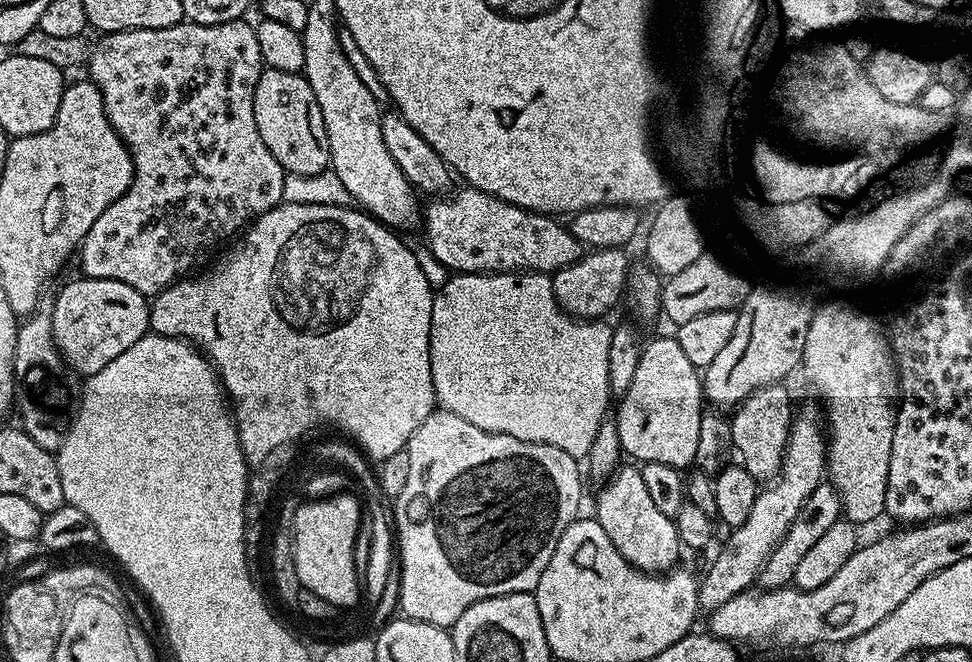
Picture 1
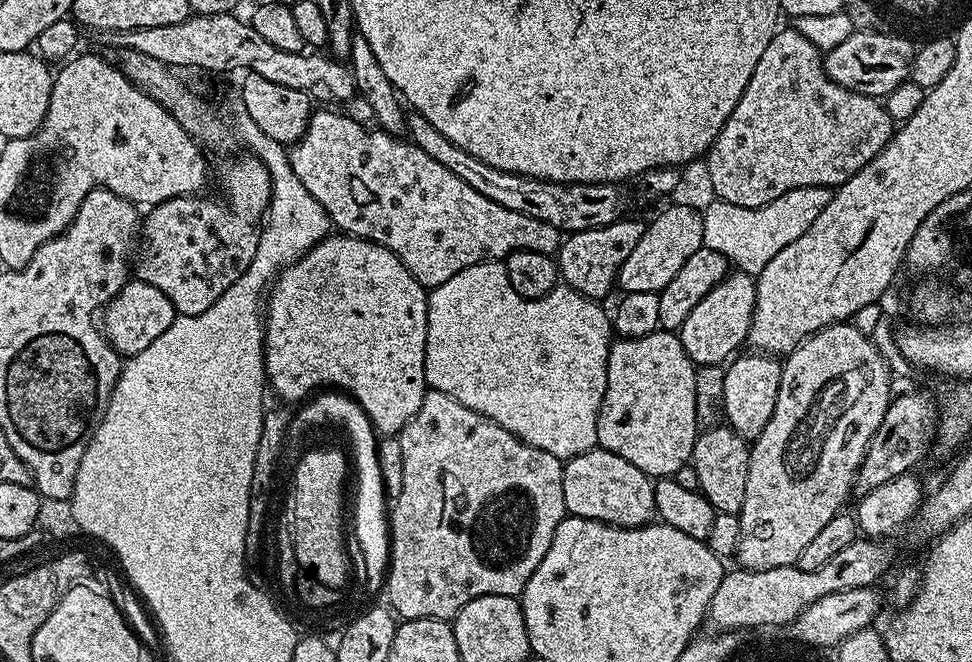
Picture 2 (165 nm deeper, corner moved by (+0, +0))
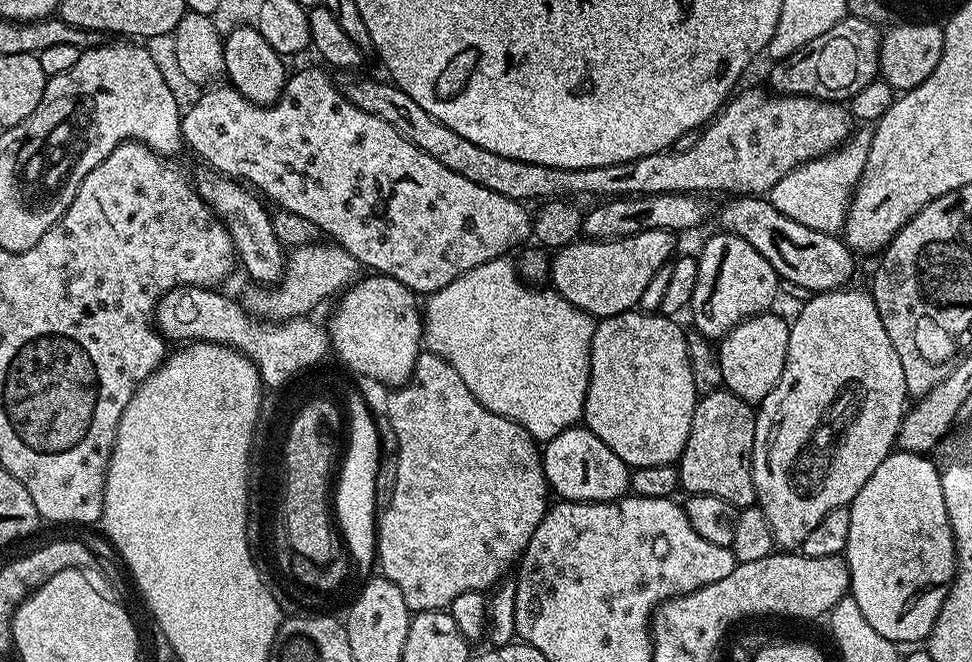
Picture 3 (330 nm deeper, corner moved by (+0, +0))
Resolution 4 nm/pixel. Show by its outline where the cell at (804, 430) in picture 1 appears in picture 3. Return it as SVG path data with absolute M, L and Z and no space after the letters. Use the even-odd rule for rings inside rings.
M856 287L836 288L833 292L818 292L807 297L808 301L801 306L800 313L796 316L796 321L794 319L791 321L788 330L790 342L786 350L786 366L782 366L782 374L778 378L774 390L770 390L770 394L766 394L766 398L761 400L758 405L756 429L754 430L754 454L752 455L752 477L754 478L754 490L756 491L756 504L762 510L762 514L766 514L766 522L770 522L770 530L772 531L775 547L780 550L799 549L806 542L806 538L810 535L810 530L814 530L814 526L818 526L818 522L822 522L822 518L826 518L826 514L830 514L830 510L849 507L858 494L858 490L862 490L862 486L866 486L866 478L870 478L870 474L874 474L874 470L878 470L878 466L882 466L884 459L897 447L896 435L898 434L900 424L903 422L906 405L910 400L908 387L906 386L906 374L902 374L902 358L898 358L898 350L894 350L894 342L890 342L890 334L886 334L886 326L882 326L882 318L878 314L878 306L874 302L871 291L864 289L863 292L862 289Z

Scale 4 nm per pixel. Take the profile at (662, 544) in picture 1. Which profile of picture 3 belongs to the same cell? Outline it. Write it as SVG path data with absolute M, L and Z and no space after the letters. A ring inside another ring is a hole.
M577 426L562 430L542 448L544 473L548 479L549 489L557 492L560 500L574 502L610 502L629 495L628 475L630 469L598 434L594 434L586 426Z

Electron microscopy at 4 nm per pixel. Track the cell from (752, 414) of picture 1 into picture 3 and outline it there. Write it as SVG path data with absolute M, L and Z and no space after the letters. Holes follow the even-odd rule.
M772 310L760 312L749 320L742 321L738 326L734 326L734 330L727 332L718 344L722 378L724 379L723 387L753 406L759 405L760 401L766 398L766 394L770 394L770 390L774 390L774 386L782 374L782 366L786 366L786 350L790 342L790 334L788 333L790 324L787 319L784 321L782 317L775 316L774 313L775 311Z

